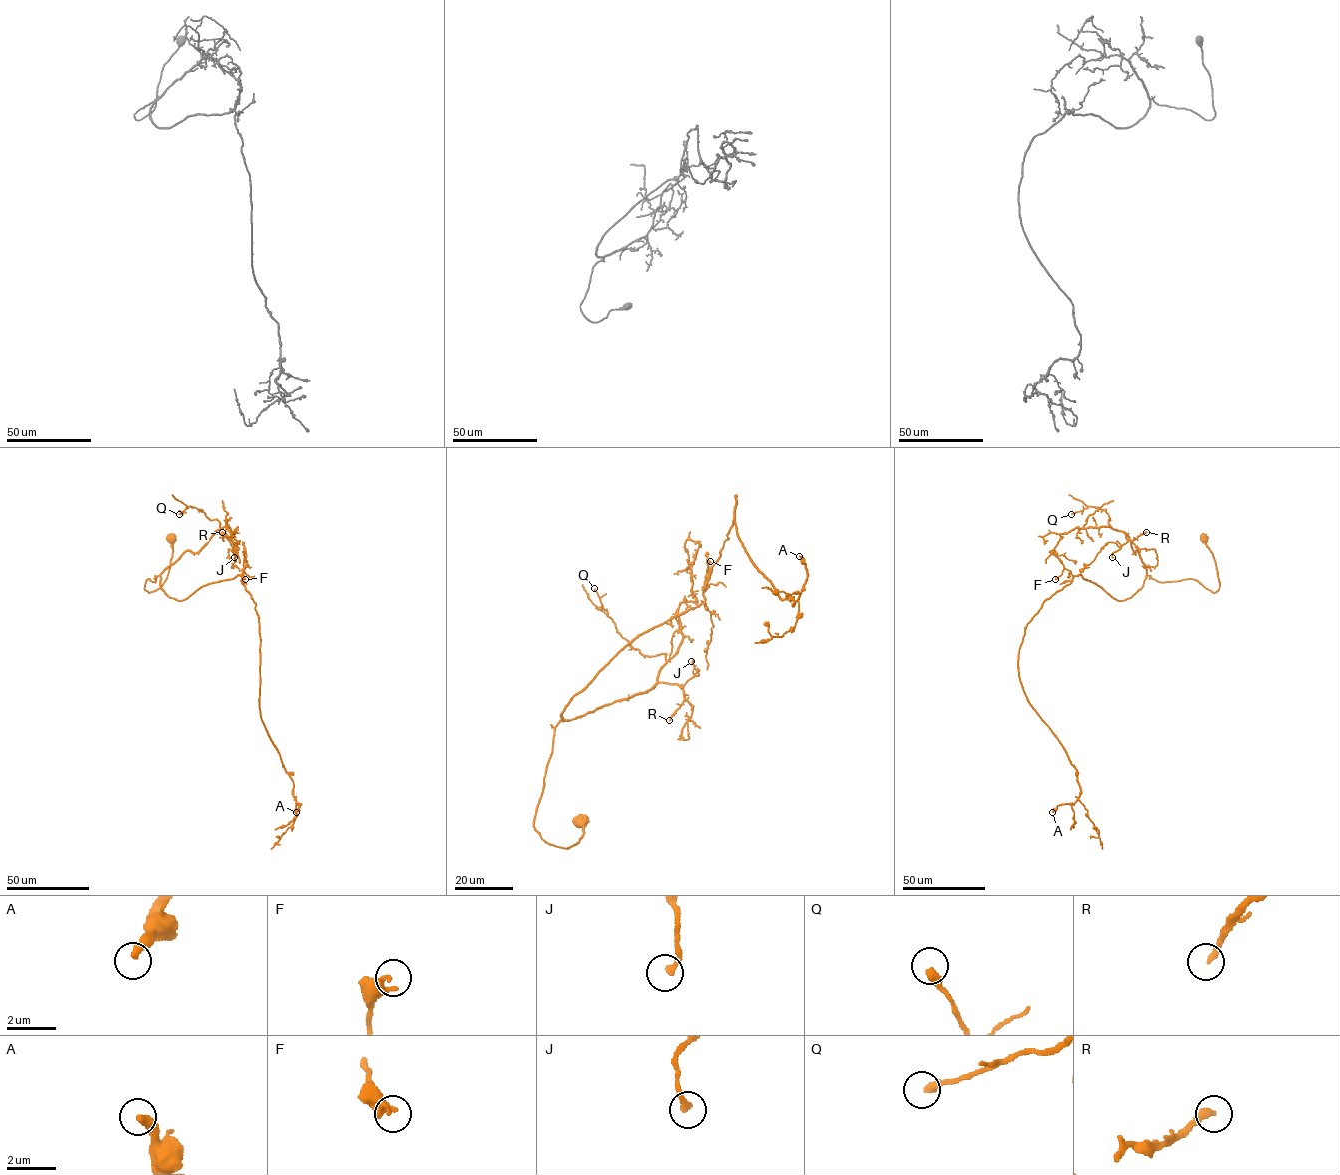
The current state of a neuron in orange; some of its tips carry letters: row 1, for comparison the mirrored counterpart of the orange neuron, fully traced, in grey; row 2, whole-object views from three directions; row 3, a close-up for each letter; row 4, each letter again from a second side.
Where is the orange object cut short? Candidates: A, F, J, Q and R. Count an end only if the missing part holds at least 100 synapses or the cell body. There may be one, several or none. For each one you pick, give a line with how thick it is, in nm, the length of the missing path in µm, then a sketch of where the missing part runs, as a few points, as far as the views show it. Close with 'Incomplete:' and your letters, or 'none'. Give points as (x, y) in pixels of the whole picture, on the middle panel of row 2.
A: 360 nm thick; about 80 µm are missing; missing branch runs (799, 556), (783, 539), (785, 512), (793, 507), (813, 516), (814, 533), (788, 564), (759, 562), (766, 560)
Incomplete: A

